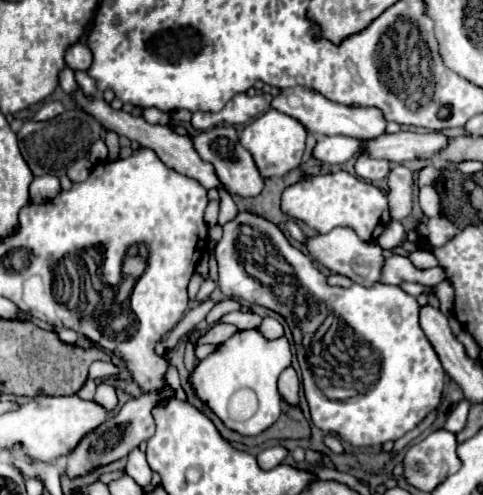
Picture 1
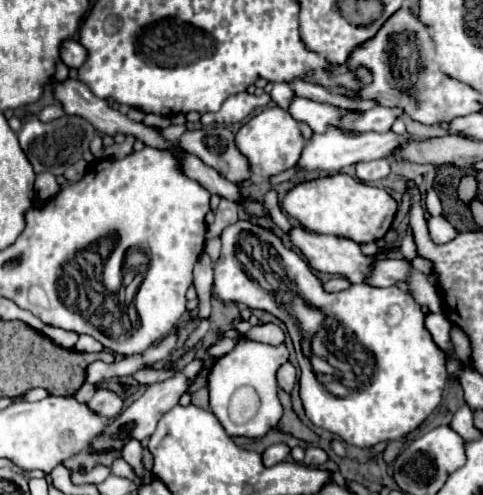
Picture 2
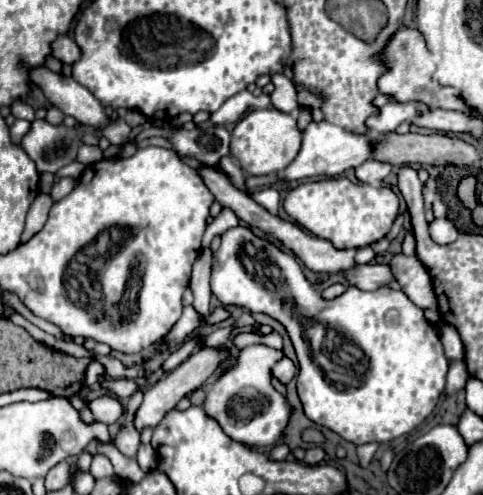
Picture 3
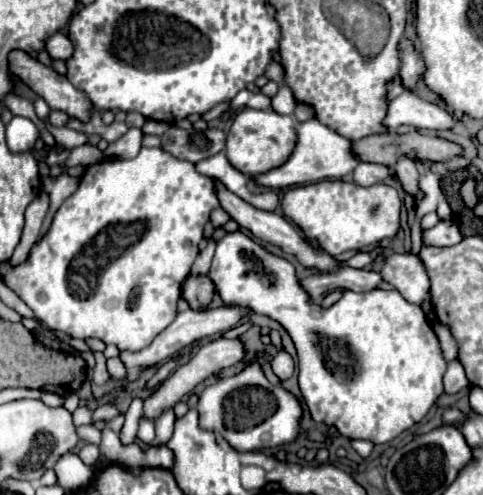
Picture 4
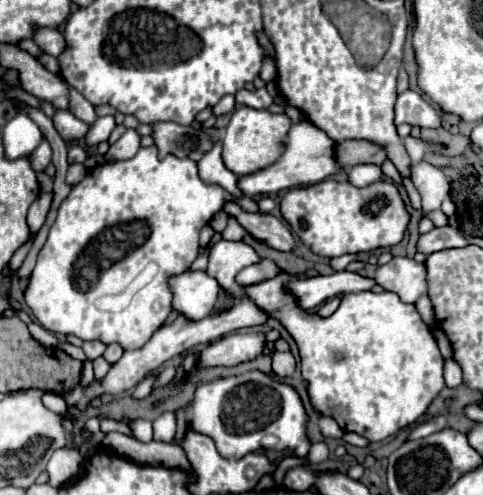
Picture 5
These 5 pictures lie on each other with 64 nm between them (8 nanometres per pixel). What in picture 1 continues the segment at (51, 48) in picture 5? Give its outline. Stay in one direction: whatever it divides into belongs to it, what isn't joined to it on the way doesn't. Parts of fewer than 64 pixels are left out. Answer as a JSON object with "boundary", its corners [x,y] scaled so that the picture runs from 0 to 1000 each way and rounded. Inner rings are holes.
{"boundary":[[[157,85],[141,93],[133,121],[137,121],[137,133],[145,133],[149,141],[182,141],[182,133],[190,129],[190,105],[174,85]]]}

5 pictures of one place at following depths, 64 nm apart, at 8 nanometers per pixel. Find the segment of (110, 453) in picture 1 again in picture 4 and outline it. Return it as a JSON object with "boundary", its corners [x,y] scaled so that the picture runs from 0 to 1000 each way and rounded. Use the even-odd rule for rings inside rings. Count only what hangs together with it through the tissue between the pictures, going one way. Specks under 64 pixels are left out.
{"boundary":[[[443,683],[435,687],[431,695],[414,699],[410,715],[389,727],[381,739],[373,739],[302,812],[298,812],[298,844],[311,844],[311,848],[323,848],[340,828],[356,824],[381,796],[389,796],[410,772],[435,764],[443,752],[460,747],[460,743],[472,743],[472,739],[484,739],[493,735],[497,727],[509,723],[509,703],[505,703],[505,691],[493,687],[493,683]]]}

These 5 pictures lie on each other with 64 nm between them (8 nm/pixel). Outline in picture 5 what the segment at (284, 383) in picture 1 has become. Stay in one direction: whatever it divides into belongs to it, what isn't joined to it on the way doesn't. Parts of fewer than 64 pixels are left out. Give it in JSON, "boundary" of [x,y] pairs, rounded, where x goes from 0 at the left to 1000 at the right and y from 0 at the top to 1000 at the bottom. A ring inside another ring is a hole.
{"boundary":[[[563,703],[563,747],[567,756],[576,756],[580,764],[605,760],[613,743],[613,727],[600,711],[576,711],[571,703]]]}

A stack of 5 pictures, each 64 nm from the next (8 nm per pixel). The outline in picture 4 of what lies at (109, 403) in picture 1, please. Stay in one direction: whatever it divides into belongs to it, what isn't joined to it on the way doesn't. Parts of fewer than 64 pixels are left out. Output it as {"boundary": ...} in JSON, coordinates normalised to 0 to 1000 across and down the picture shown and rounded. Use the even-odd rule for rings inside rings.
{"boundary":[[[215,816],[215,820],[203,820],[203,824],[195,828],[190,848],[195,848],[195,853],[203,853],[203,848],[232,848],[236,840],[244,840],[240,820],[232,820],[232,816]]]}

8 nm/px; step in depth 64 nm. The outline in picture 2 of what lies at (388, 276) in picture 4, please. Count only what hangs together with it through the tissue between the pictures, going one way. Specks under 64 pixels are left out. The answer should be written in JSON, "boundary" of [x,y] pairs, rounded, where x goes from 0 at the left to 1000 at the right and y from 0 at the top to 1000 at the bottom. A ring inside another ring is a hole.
{"boundary":[[[849,541],[849,554],[845,554],[841,574],[845,574],[845,582],[849,582],[853,602],[857,602],[870,618],[882,618],[890,630],[915,630],[915,606],[911,606],[911,598],[907,598],[907,586],[903,586],[903,578],[886,566],[882,554]]]}

